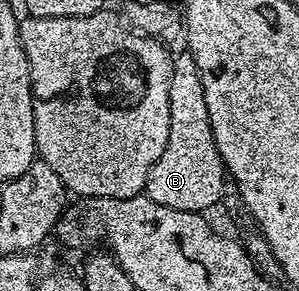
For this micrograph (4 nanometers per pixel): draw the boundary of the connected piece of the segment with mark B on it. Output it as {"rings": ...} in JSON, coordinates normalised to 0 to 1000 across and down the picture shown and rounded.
{"rings":[[[625,175],[579,196],[579,254],[565,302],[565,460],[545,533],[505,574],[492,601],[482,674],[545,698],[545,711],[585,711],[585,725],[672,732],[679,718],[742,687],[739,660],[759,625],[759,584],[739,550],[719,464],[706,450],[706,409],[692,395],[692,340],[679,313],[679,271],[652,203]]]}

